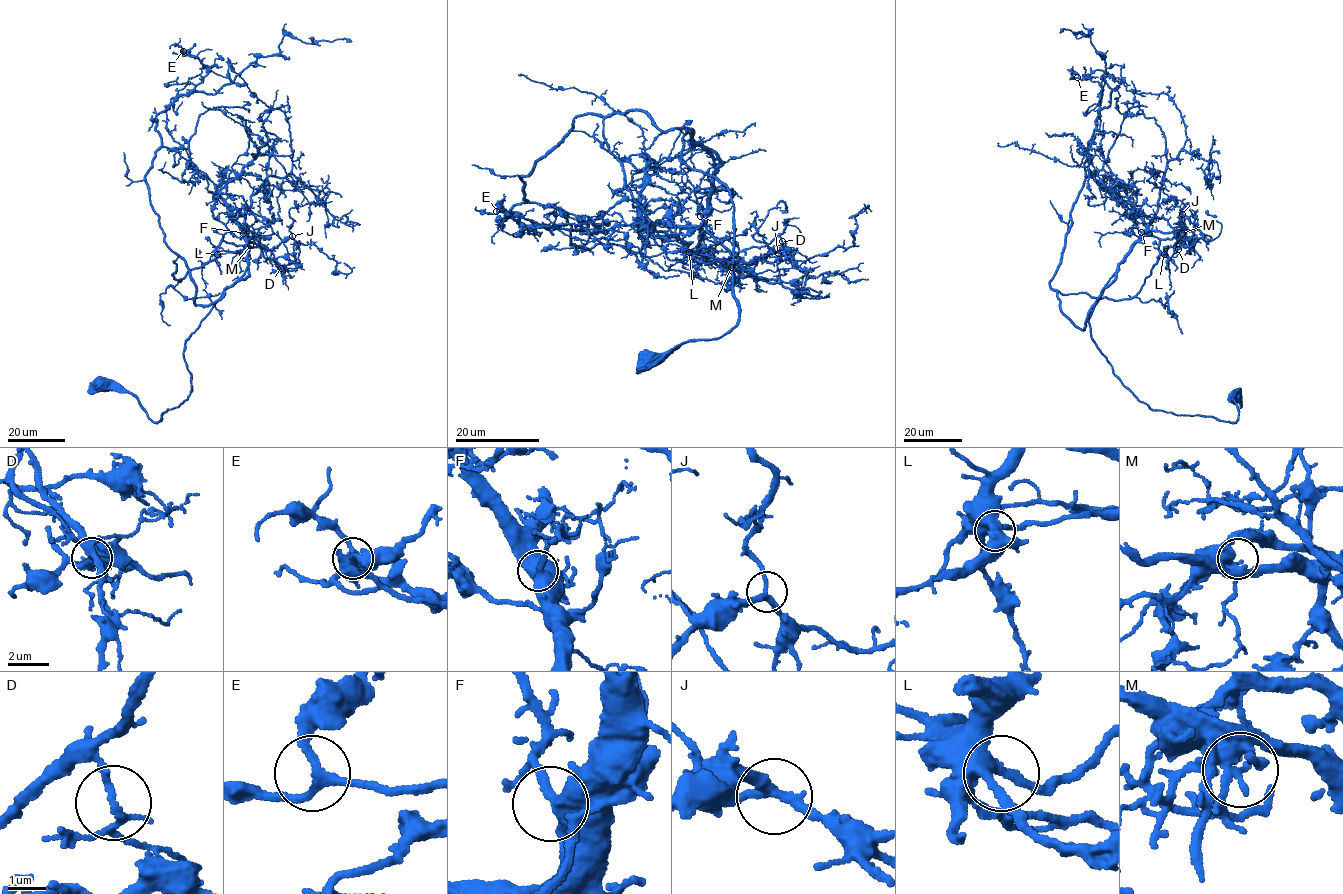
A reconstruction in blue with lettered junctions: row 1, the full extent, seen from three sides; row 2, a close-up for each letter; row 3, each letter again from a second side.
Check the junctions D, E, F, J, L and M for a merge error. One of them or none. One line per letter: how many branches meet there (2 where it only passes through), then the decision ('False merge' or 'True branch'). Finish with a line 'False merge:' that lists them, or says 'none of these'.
D: Branches: 2. False merge
E: Branches: 3. True branch
F: Branches: 2. True branch
J: Branches: 3. True branch
L: Branches: 3. True branch
M: Branches: 2. True branch
False merge: D

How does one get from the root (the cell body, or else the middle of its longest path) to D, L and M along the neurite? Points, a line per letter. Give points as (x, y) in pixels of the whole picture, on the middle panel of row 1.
D: (649, 364), (738, 318), (733, 202), (682, 164), (686, 131), (716, 172), (714, 238), (734, 254), (781, 241)
L: (649, 364), (738, 318), (733, 202), (682, 164), (686, 131), (716, 172), (703, 223), (682, 239), (689, 252)
M: (649, 364), (738, 318), (733, 202), (682, 164), (686, 131), (712, 158), (706, 229), (731, 267)

